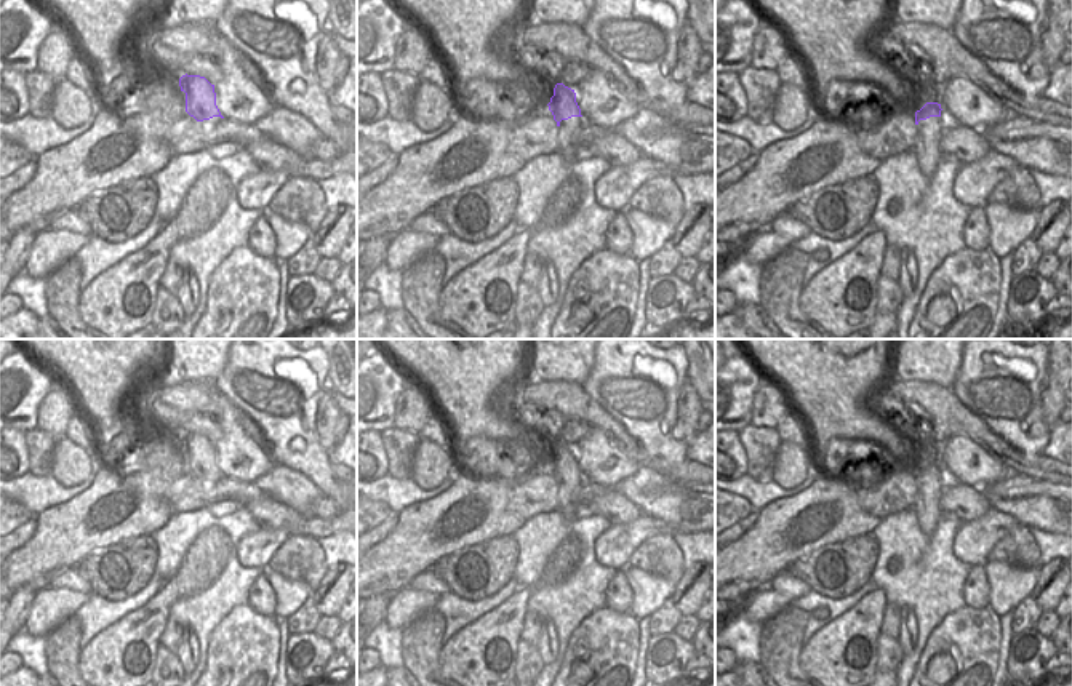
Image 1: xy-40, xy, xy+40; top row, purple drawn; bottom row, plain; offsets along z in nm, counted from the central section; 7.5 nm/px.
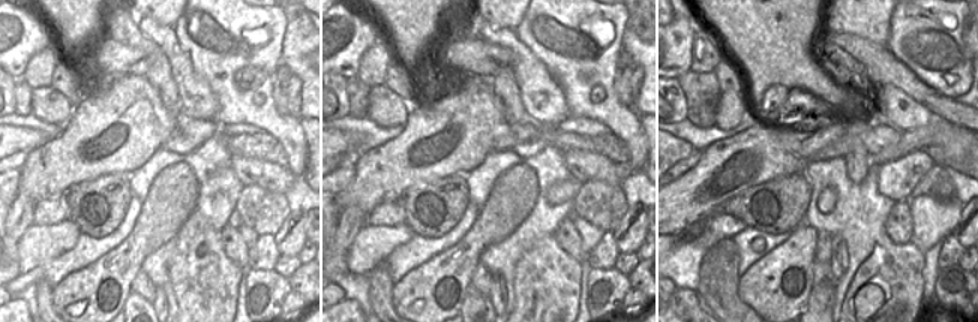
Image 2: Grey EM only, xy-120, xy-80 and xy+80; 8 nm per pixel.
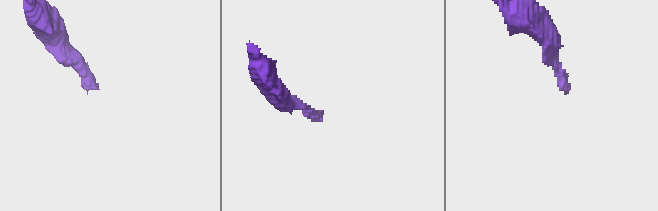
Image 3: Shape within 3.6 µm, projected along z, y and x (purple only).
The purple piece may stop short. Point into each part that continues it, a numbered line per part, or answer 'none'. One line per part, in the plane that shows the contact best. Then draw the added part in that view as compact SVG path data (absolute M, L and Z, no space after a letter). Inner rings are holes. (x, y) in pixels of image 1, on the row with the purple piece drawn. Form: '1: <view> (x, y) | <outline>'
1: xy+40 (927, 151) | M941 110L939 117L930 117L918 122L912 152L925 177L930 177L938 170L938 163L942 158L939 139L944 130L952 125L952 118L944 110Z

